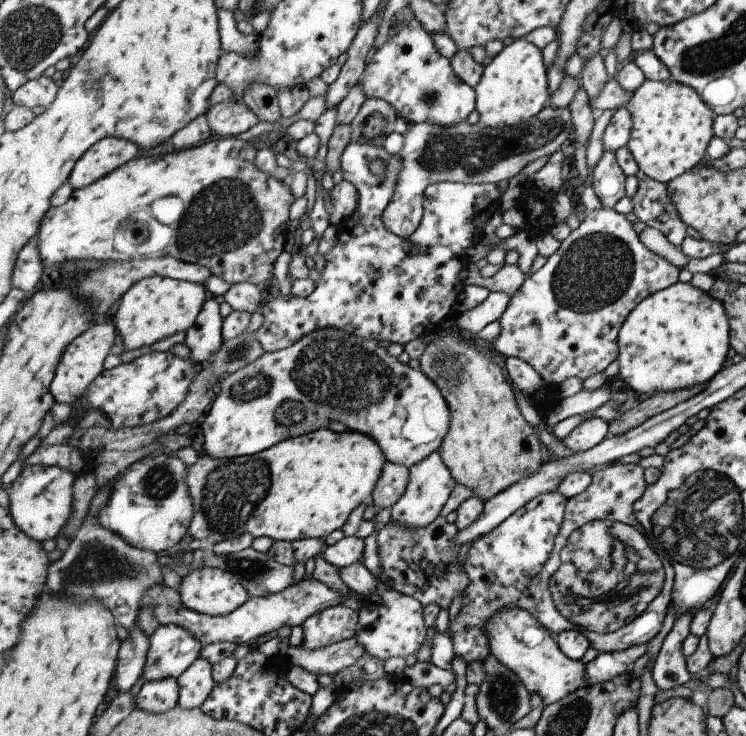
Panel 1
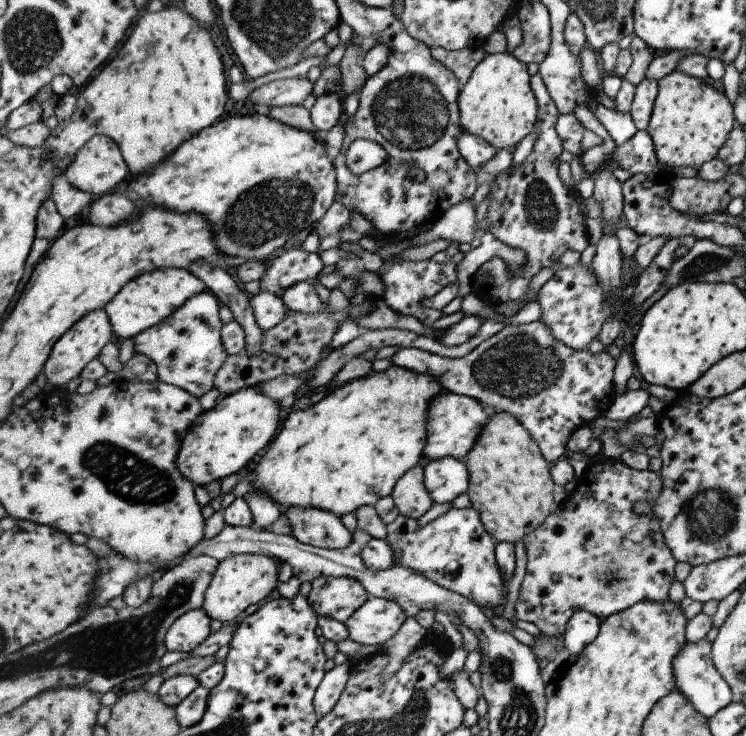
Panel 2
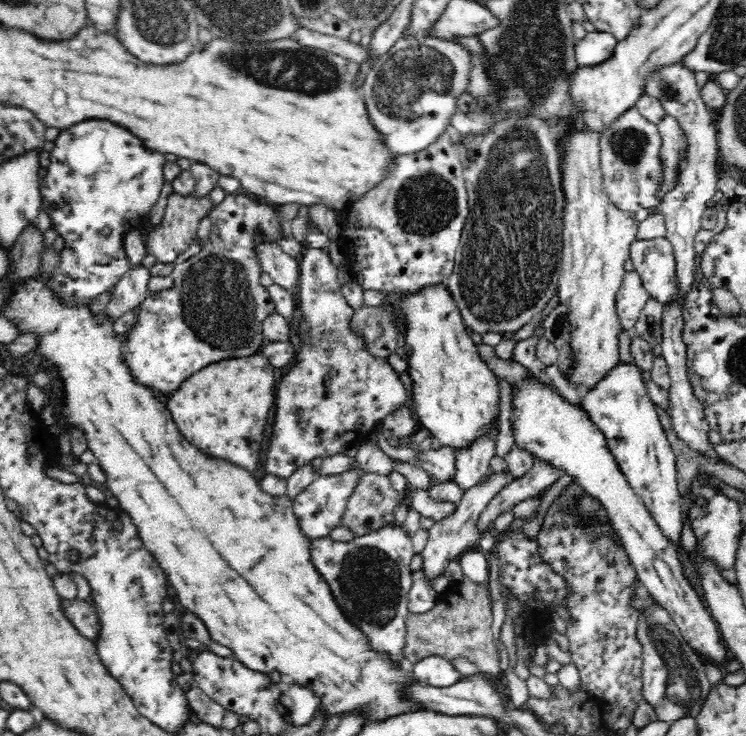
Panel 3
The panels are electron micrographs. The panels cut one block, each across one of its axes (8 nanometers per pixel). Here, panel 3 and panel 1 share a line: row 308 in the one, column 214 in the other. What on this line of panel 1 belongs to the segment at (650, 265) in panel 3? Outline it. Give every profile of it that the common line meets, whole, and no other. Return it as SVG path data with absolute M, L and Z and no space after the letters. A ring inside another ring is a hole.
M197 659L187 671L178 678L180 682L179 706L191 710L199 709L215 688L214 666L207 659Z

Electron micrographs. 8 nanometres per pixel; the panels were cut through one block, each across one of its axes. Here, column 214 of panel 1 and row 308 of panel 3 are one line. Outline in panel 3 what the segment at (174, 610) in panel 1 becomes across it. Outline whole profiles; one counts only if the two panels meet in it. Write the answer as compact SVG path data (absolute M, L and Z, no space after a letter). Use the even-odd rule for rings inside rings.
M627 271L615 296L615 307L622 330L632 331L650 298L638 272Z

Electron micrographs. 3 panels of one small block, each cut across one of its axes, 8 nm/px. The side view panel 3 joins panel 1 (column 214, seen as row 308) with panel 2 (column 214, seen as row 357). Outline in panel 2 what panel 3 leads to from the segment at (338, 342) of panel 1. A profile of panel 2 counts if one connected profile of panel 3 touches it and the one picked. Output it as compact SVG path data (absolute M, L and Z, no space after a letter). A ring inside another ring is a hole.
M257 385L220 397L215 406L209 411L205 411L188 435L183 437L184 442L177 466L196 486L202 487L241 472L247 468L247 464L251 460L255 460L259 456L259 452L265 450L265 446L269 446L276 438L279 424L281 424L281 406L284 405L287 403L265 396L265 393L261 392L261 388Z

